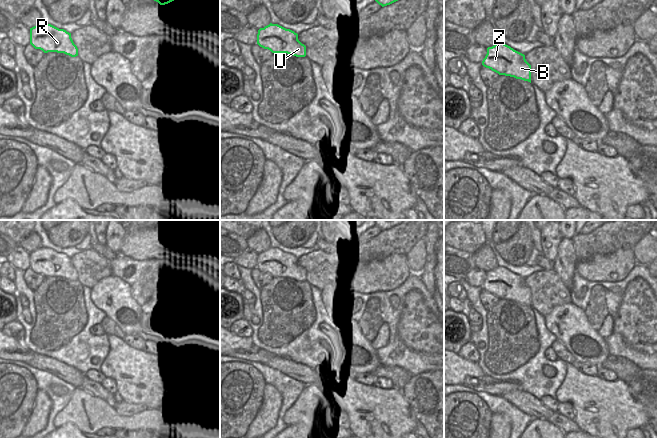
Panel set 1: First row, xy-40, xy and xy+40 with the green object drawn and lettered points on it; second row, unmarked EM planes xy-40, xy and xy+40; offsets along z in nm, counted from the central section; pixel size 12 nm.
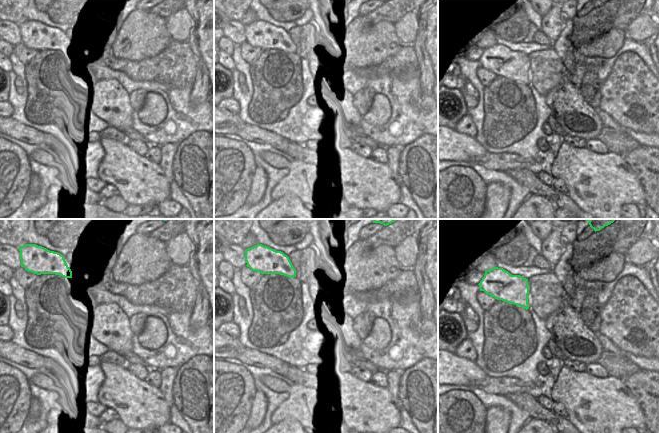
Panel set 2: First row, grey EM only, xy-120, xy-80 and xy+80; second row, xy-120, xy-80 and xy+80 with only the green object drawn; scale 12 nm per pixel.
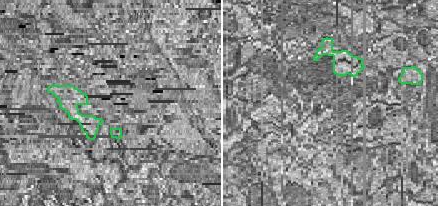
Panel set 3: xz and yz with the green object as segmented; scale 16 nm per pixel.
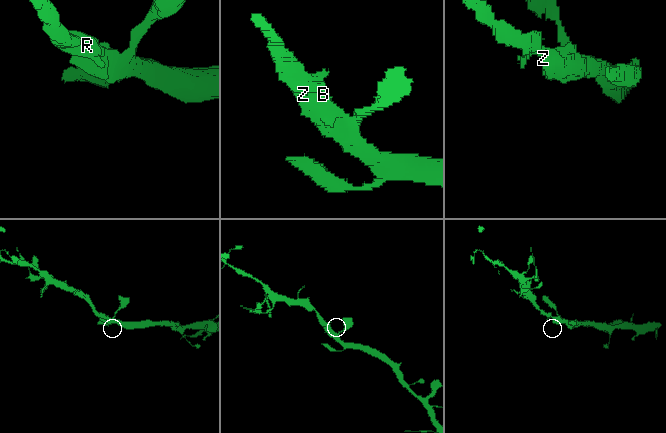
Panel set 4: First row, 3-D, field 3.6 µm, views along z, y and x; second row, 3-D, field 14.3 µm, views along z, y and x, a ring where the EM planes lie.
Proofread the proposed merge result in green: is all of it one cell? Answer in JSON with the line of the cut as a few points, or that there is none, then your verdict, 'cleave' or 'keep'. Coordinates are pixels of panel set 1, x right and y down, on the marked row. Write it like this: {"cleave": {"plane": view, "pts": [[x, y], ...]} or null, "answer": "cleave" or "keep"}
{"cleave": null, "answer": "keep"}

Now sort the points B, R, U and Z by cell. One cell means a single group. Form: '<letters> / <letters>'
B R U Z

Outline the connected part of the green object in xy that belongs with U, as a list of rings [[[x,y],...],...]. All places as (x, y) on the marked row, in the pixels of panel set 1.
[[[270,23],[260,28],[257,44],[272,53],[287,53],[296,57],[306,56],[306,46],[298,40],[298,34],[278,24]]]

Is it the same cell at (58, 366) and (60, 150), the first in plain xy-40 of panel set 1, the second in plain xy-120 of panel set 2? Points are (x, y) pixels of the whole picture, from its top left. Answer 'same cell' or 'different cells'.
different cells

